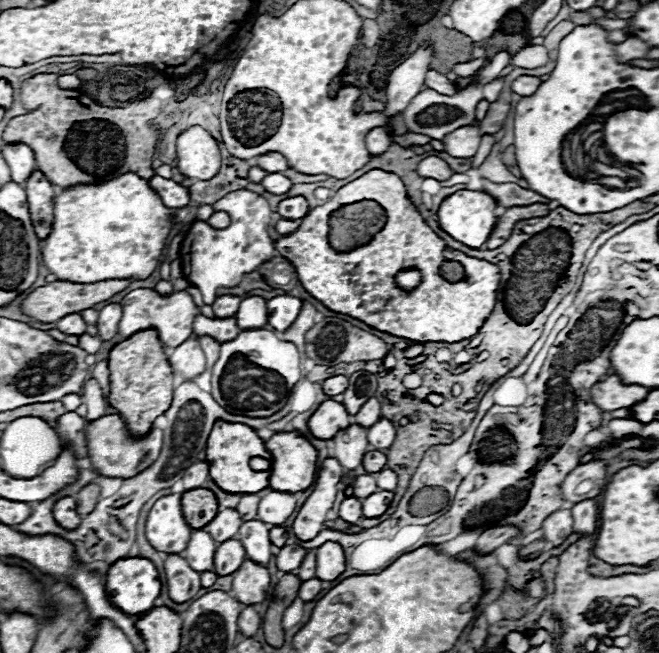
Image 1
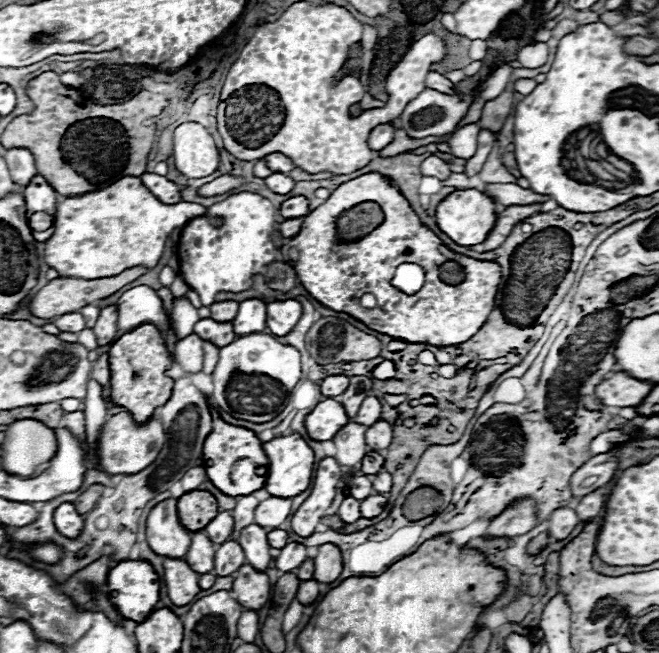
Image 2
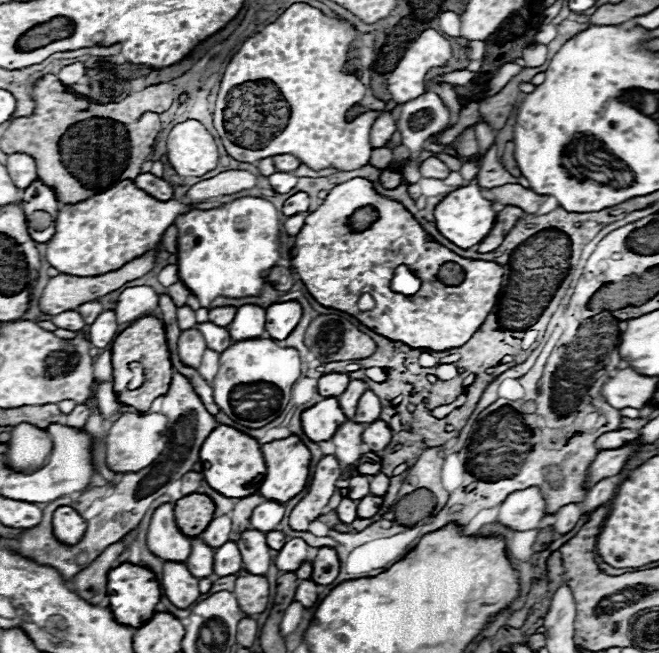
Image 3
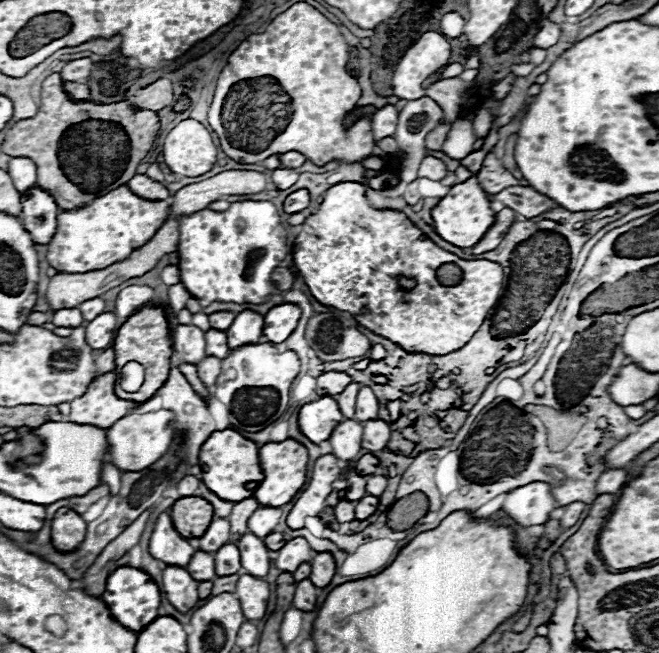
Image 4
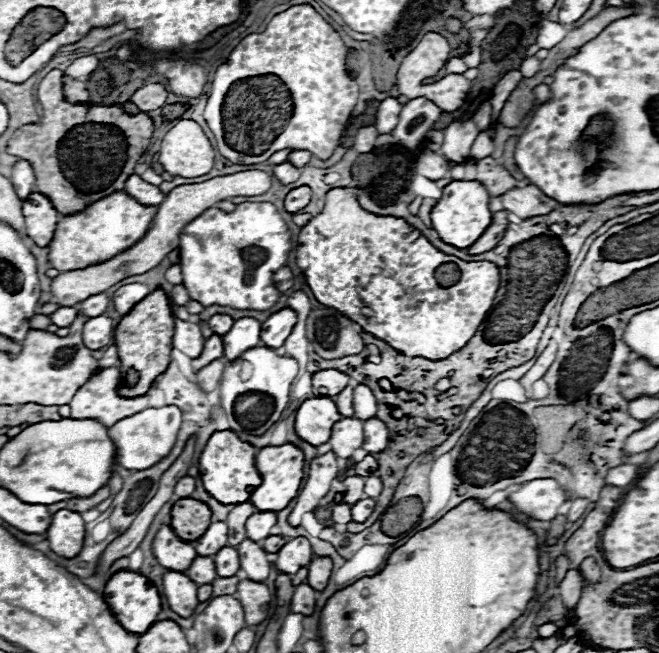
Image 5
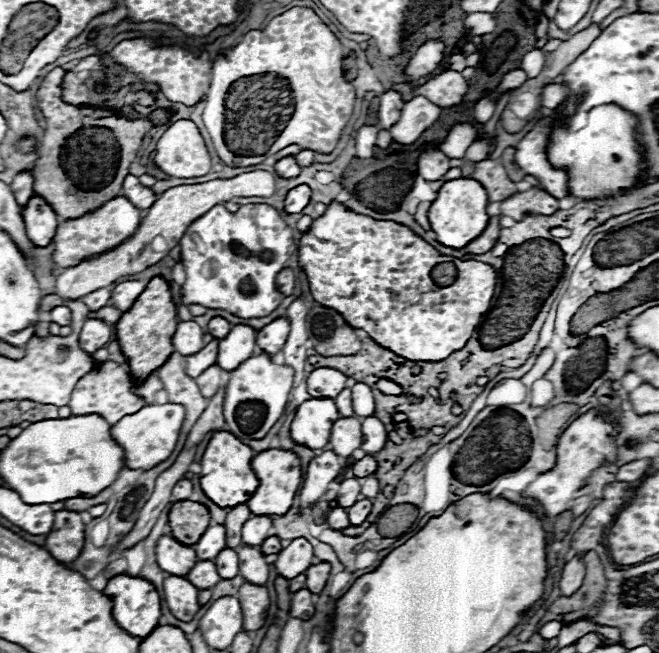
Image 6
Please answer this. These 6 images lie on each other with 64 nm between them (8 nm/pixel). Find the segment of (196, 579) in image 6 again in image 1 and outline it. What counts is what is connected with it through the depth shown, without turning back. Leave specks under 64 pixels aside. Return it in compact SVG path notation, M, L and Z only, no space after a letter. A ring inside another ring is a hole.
M202 528L192 530L190 542L186 550L180 554L196 572L210 572L214 568L214 552L216 552L216 542L210 538L208 532Z

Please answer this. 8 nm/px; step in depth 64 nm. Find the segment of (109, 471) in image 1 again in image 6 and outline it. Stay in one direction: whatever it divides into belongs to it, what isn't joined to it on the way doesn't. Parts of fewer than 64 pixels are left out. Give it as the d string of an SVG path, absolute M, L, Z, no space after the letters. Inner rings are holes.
M154 404L154 406L144 406L136 414L118 420L118 424L110 428L110 434L124 448L126 466L150 470L160 462L164 462L176 448L180 428L184 424L184 416L186 416L186 408L182 404Z

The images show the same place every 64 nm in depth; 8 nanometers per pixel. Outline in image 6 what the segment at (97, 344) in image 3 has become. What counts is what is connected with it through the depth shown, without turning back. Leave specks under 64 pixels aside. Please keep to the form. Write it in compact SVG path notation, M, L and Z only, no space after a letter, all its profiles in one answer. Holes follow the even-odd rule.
M88 318L80 330L80 348L86 354L94 354L98 348L106 346L112 338L112 328L106 326L102 320Z

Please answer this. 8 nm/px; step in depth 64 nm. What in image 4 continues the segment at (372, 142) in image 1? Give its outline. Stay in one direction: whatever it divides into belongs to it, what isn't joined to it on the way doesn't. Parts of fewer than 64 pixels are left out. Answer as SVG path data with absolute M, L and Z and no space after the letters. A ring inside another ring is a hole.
M392 104L382 106L380 110L376 110L376 114L372 116L372 132L374 132L374 140L392 136L396 130L396 120L398 120L398 110Z

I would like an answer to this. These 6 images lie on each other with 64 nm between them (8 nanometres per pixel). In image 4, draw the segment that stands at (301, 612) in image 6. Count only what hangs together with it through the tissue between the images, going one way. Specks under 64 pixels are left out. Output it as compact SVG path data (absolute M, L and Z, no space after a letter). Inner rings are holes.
M310 580L298 582L292 606L298 608L298 610L302 610L302 612L314 610L314 606L316 606L316 586Z

